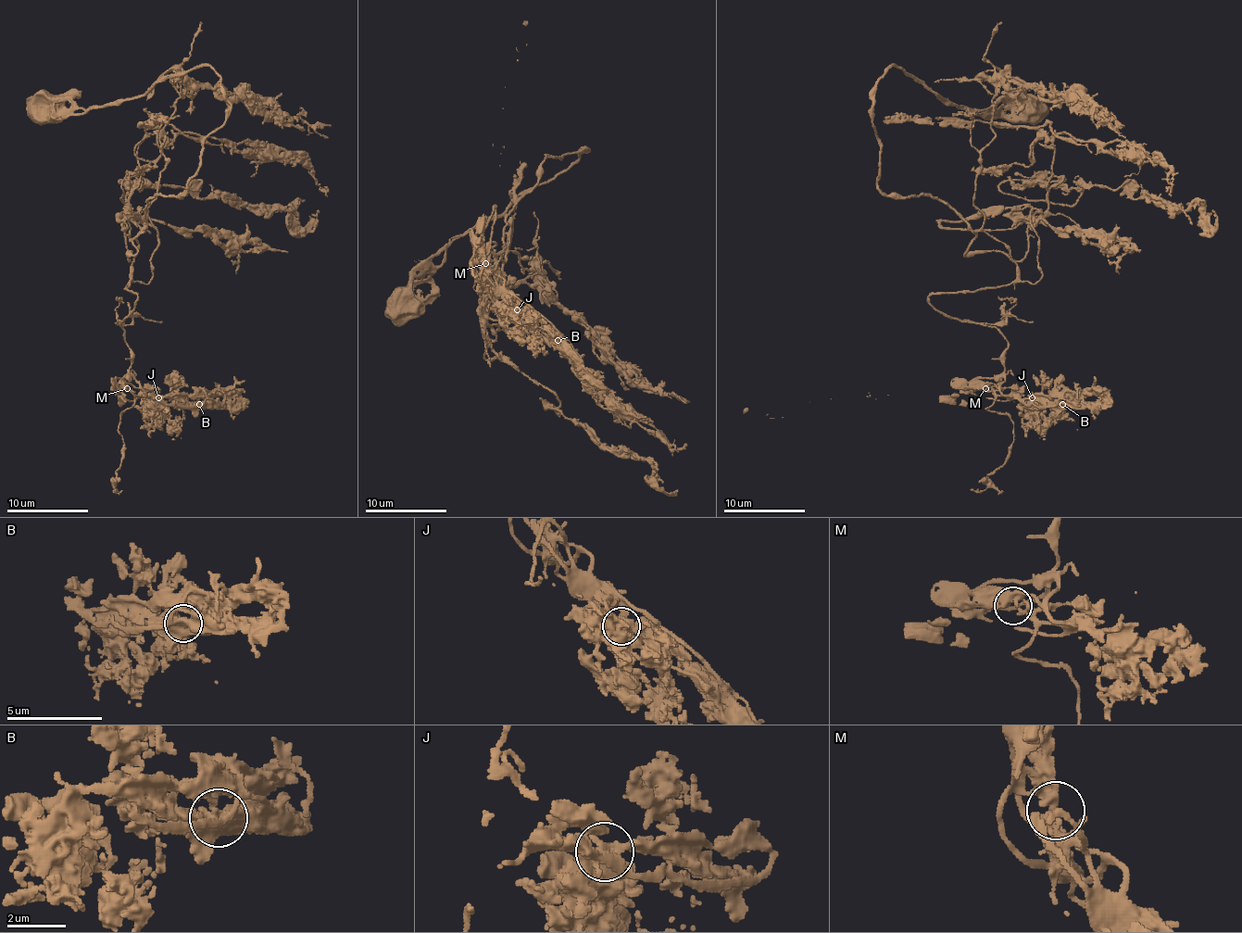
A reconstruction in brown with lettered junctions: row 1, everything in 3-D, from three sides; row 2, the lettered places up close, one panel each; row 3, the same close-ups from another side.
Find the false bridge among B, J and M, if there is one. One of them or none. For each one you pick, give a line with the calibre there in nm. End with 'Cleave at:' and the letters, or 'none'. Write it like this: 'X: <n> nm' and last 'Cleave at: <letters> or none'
J: 440 nm
Cleave at: J

